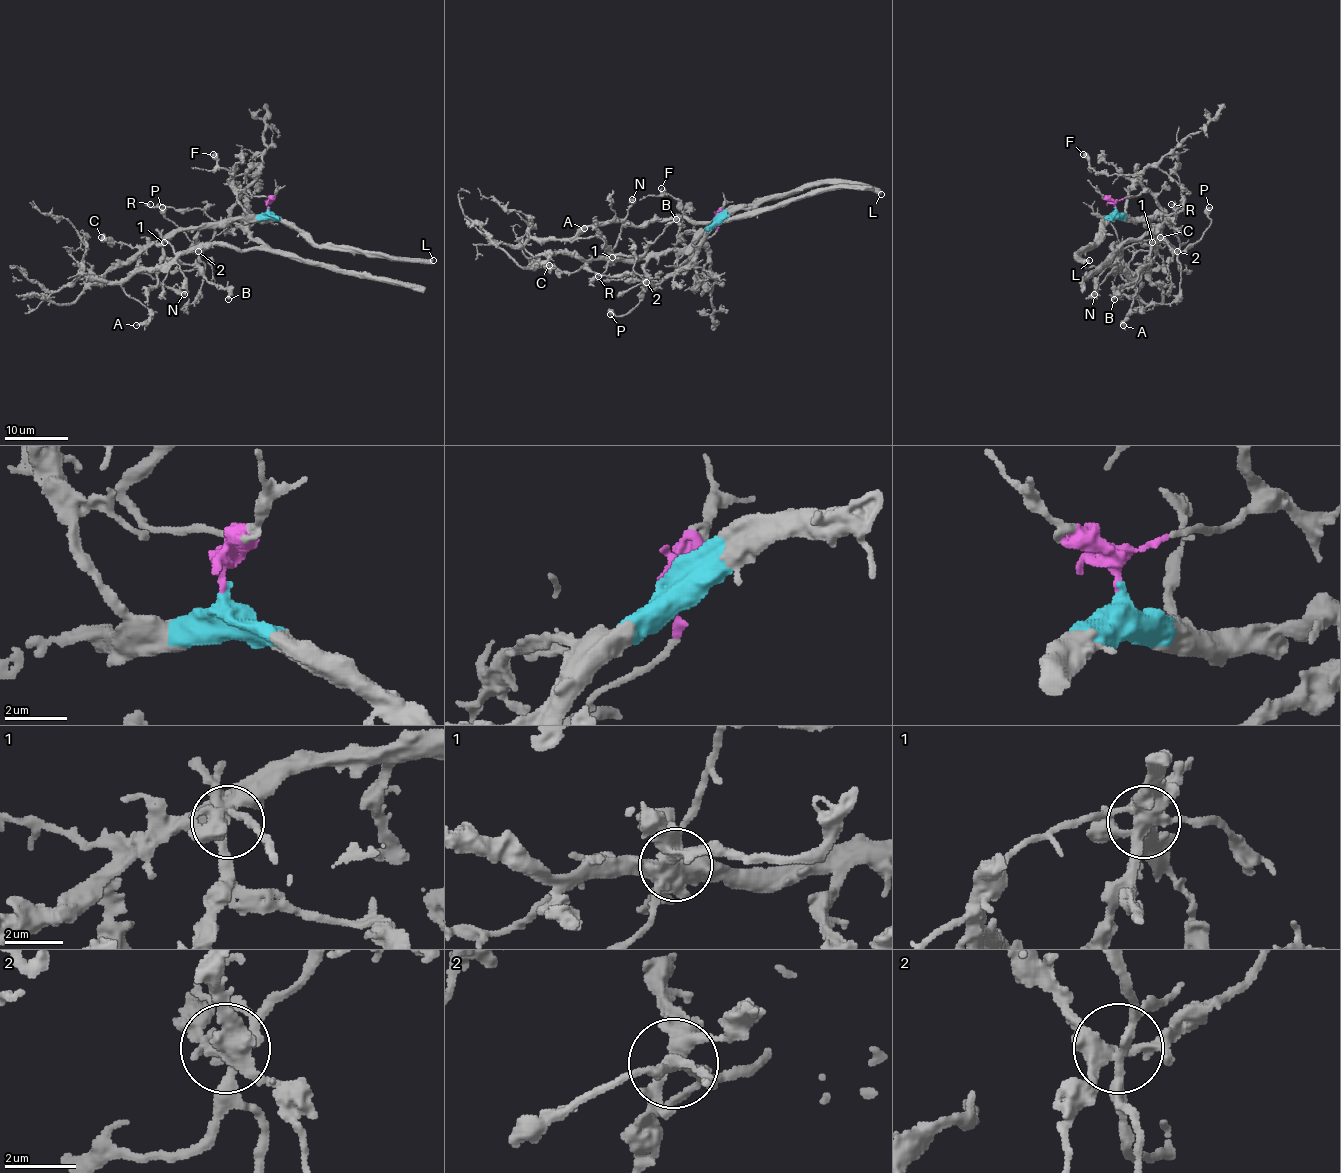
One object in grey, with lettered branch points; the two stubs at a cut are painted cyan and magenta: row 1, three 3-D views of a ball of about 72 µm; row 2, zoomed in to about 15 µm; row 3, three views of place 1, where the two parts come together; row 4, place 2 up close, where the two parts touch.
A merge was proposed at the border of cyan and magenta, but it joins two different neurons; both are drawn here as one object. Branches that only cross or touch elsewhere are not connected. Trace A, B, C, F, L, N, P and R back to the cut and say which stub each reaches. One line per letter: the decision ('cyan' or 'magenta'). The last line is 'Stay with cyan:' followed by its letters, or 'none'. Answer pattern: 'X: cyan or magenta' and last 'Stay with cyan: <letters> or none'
A: magenta
B: cyan
C: cyan
F: magenta
L: cyan
N: magenta
P: cyan
R: magenta
Stay with cyan: B, C, L, P

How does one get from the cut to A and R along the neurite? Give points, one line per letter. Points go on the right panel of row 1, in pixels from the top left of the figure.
A: (1115, 208), (1148, 192), (1164, 216), (1140, 238), (1113, 246), (1137, 291), (1123, 325)
R: (1115, 208), (1115, 203), (1126, 197), (1148, 192), (1168, 219), (1174, 219), (1176, 205), (1171, 203)

